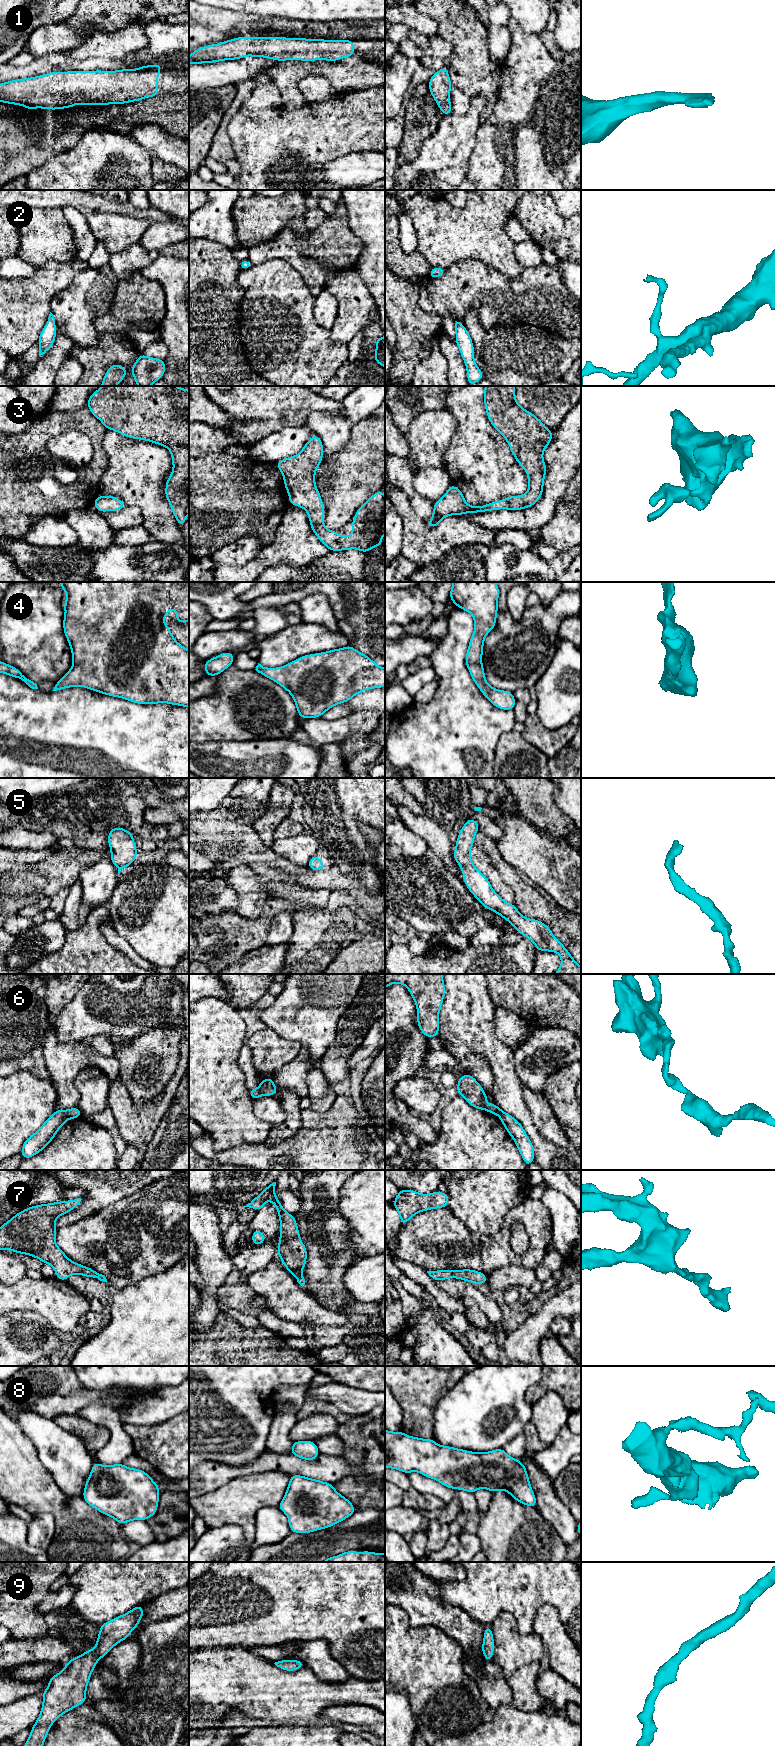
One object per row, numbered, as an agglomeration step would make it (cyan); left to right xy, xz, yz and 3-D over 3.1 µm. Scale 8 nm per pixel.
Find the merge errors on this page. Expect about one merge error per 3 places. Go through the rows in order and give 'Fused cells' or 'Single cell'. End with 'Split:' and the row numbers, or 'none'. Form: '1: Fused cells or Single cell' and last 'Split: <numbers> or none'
1: Single cell
2: Single cell
3: Single cell
4: Single cell
5: Single cell
6: Fused cells
7: Single cell
8: Single cell
9: Single cell
Split: 6

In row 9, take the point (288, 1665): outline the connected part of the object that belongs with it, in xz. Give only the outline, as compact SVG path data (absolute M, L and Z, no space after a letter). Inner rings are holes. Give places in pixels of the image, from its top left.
M284 1659L274 1663L277 1667L285 1671L294 1671L304 1667L304 1663L301 1660L289 1660Z

